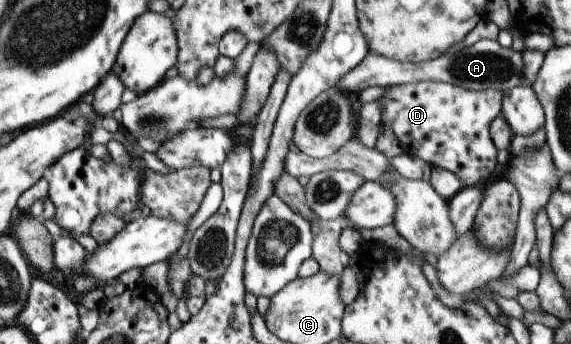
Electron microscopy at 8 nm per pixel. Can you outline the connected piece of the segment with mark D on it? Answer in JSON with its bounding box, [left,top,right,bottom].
[378,82,501,187]

